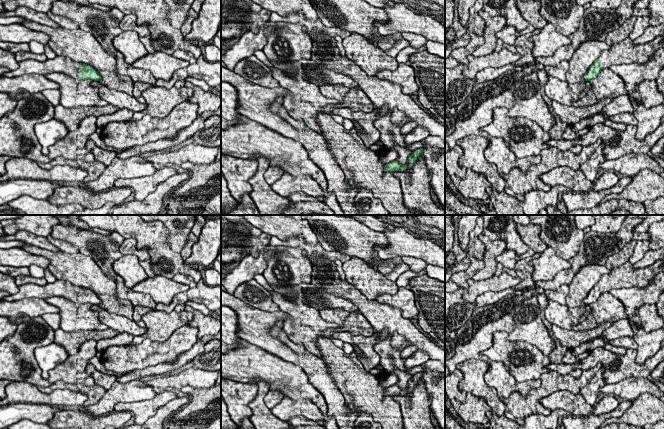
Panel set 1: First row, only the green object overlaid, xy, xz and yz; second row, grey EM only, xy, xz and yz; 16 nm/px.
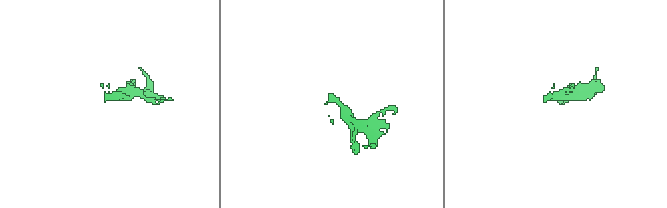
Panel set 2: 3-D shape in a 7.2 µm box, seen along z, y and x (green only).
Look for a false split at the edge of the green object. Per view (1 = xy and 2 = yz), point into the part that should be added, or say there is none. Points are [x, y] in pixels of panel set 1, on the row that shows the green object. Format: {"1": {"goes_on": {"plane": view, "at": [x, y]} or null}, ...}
{"1": {"goes_on": {"plane": "xy", "at": [62, 64]}}, "2": {"goes_on": {"plane": "yz", "at": [625, 52]}}}

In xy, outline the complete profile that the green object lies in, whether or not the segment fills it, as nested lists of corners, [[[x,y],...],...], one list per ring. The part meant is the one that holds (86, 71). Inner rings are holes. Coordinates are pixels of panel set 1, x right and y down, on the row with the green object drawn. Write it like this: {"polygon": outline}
{"polygon": [[[56,56],[54,59],[47,59],[40,62],[32,59],[19,62],[16,70],[11,70],[3,74],[4,77],[18,77],[27,73],[46,75],[54,72],[69,75],[76,80],[91,79],[99,81],[101,76],[90,65],[79,63],[66,56]]]}

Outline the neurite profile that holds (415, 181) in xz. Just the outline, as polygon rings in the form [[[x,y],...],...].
[[[423,154],[417,157],[414,165],[406,172],[394,171],[392,175],[400,179],[406,207],[409,209],[422,211],[425,215],[445,215],[445,210],[441,207],[438,207],[431,198],[431,174]]]

